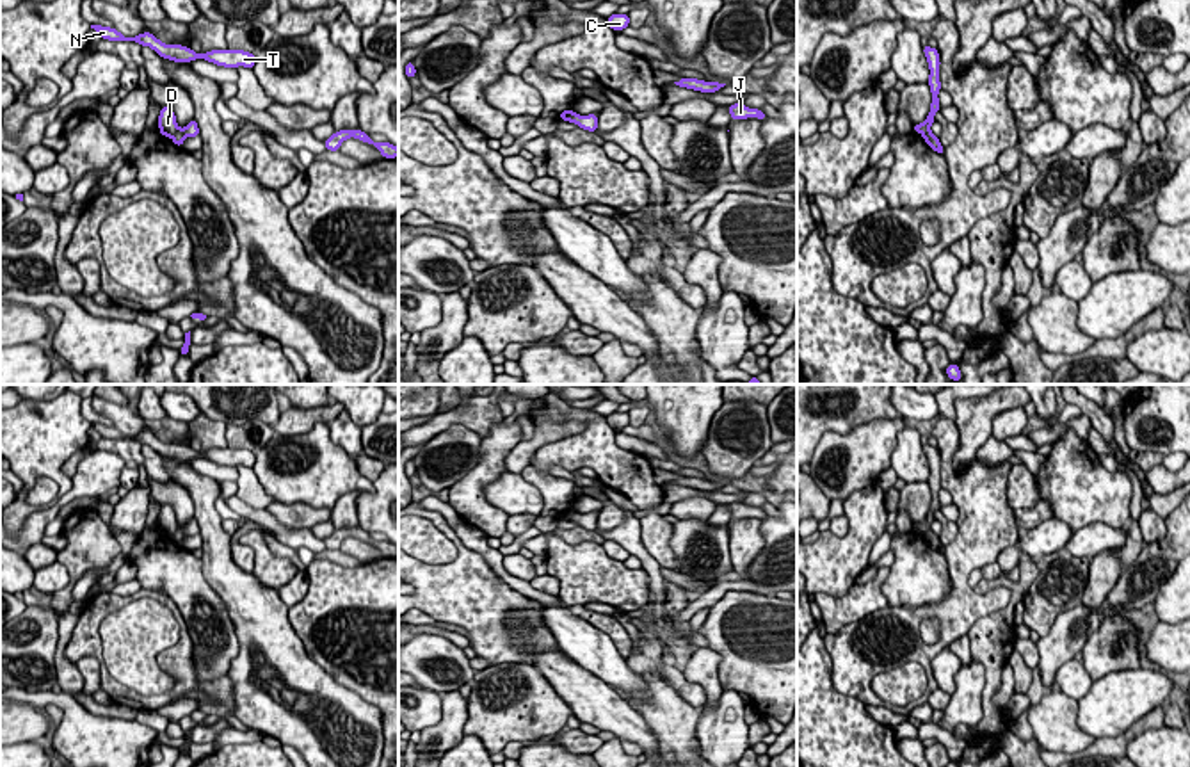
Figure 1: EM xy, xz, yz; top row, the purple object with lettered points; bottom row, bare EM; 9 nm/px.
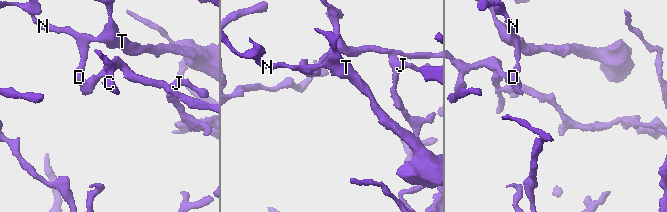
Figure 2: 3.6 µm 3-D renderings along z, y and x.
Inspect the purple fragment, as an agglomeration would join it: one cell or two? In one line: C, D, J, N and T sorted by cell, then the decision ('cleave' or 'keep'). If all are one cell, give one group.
C / D J N T; cleave

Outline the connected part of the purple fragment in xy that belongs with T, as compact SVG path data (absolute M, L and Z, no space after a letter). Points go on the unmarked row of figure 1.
M91 424L91 427L94 427L101 438L107 440L133 440L139 441L141 445L149 445L151 448L155 448L162 457L169 457L174 461L190 461L196 457L205 457L208 461L213 461L217 464L222 466L249 466L253 468L256 463L256 454L253 454L251 450L245 448L210 448L206 452L196 452L192 447L189 445L181 445L181 443L165 443L160 438L157 438L151 431L142 431L135 436L126 436L121 431L117 431L112 425L103 425L103 424Z

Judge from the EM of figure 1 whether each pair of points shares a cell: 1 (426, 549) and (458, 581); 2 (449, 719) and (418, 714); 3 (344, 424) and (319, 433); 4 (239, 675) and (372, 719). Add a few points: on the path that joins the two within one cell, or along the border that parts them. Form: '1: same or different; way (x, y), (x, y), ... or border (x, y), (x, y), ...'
1: different; border (431, 522), (456, 549), (456, 556), (447, 565)
2: different; border (442, 694), (442, 718), (420, 732)
3: different; border (328, 426), (329, 438), (351, 456)
4: same; way (255, 639), (267, 639), (324, 696), (337, 702)

